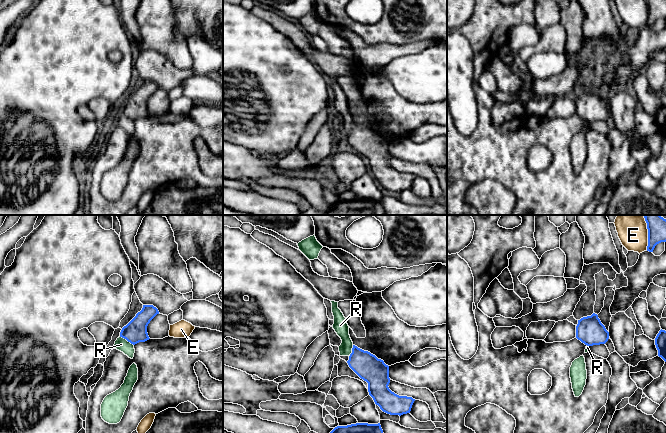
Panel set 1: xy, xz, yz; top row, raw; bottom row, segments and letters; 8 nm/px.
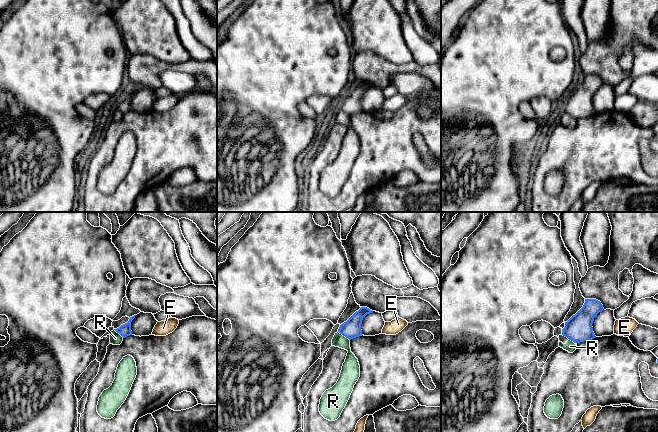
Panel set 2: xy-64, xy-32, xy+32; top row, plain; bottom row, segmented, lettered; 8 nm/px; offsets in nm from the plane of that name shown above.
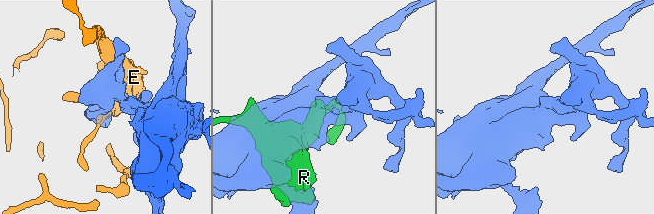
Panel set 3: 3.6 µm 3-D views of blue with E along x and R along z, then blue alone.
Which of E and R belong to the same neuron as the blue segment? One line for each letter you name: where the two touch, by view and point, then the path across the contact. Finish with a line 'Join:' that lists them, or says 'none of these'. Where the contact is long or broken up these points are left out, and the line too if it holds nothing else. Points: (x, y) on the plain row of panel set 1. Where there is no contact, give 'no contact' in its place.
Join: none of these

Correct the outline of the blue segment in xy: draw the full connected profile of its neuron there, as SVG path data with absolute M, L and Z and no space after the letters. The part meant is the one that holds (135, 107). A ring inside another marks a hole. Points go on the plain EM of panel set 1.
M143 81L142 86L122 104L120 113L133 121L149 116L147 102L157 90L159 87L153 81Z

